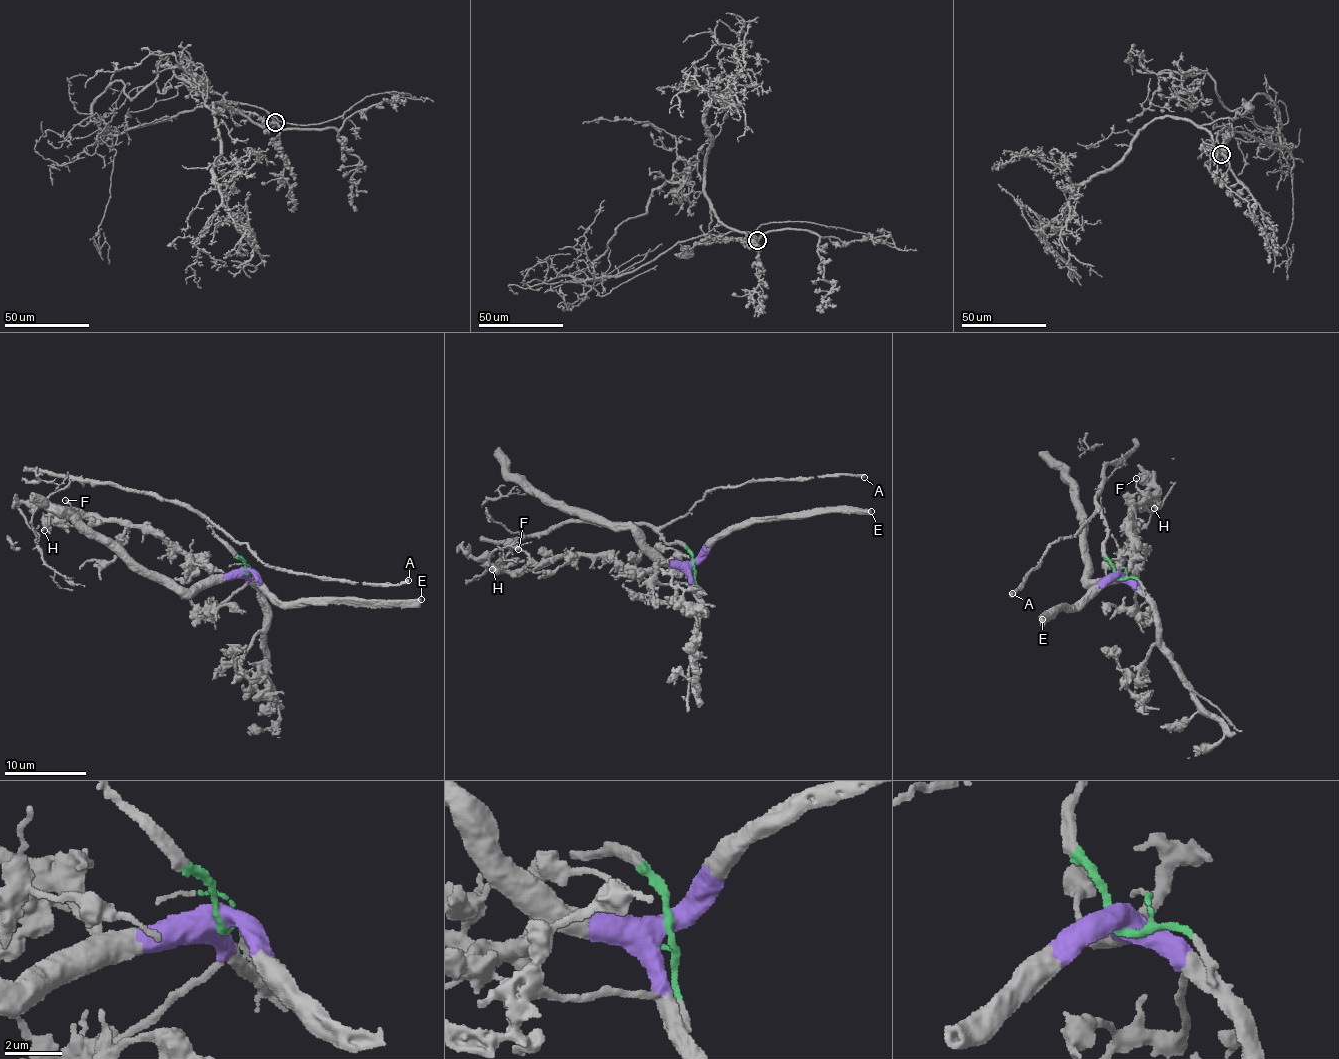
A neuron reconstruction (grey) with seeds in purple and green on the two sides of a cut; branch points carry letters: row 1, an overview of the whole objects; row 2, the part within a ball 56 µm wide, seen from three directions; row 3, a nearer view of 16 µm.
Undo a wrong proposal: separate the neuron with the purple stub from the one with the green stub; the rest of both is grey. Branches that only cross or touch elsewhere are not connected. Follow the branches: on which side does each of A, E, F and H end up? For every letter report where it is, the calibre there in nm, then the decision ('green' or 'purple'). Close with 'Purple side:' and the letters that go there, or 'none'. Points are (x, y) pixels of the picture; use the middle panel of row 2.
A: place (864, 477); calibre 280 nm; green
E: place (871, 511); calibre 500 nm; purple
F: place (518, 549); calibre 170 nm; purple
H: place (492, 569); calibre 440 nm; purple
Purple side: E, F, H

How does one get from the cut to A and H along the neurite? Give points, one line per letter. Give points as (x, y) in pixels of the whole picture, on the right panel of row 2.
A: (1115, 575), (1104, 551), (1106, 527), (1099, 512), (1073, 535), (1054, 541), (1013, 593)
H: (1117, 575), (1130, 564), (1131, 515), (1134, 505), (1156, 490), (1157, 502), (1154, 509)

